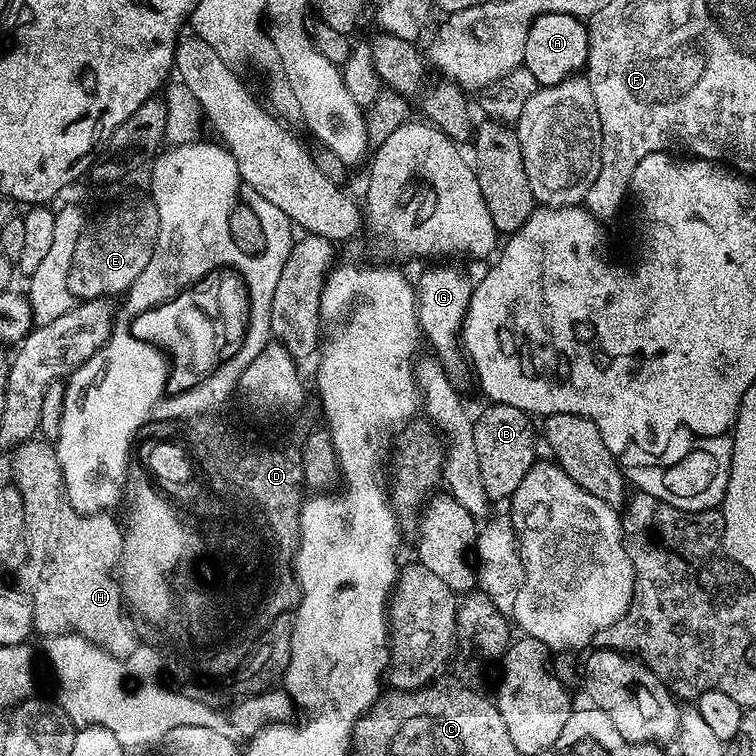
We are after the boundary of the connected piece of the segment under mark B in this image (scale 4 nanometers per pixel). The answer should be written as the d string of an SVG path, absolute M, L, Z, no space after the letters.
M505 404L487 405L488 409L479 417L475 417L474 446L480 455L480 469L482 470L482 486L486 486L489 501L507 501L522 486L522 478L537 463L536 441L538 432L532 429L533 417L523 412L518 406Z

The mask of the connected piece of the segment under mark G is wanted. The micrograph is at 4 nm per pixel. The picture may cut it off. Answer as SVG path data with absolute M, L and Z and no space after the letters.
M428 268L420 276L420 281L415 281L416 289L416 317L420 323L420 330L425 341L432 343L435 355L449 373L455 374L460 367L465 367L466 360L462 355L462 329L464 315L470 306L470 298L474 287L473 281L467 280L456 268Z

